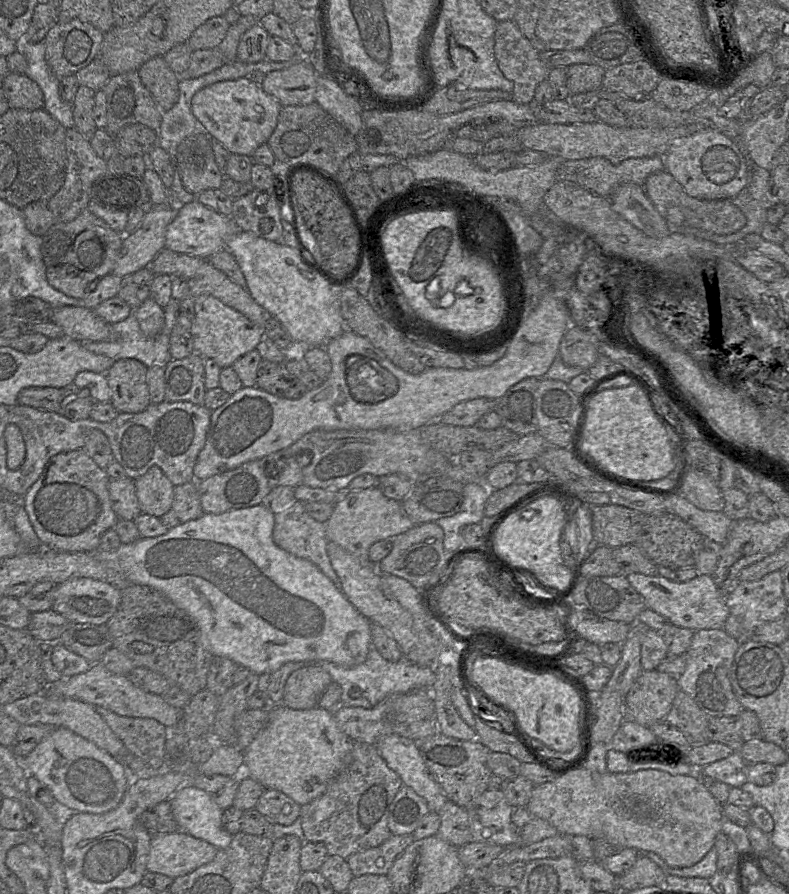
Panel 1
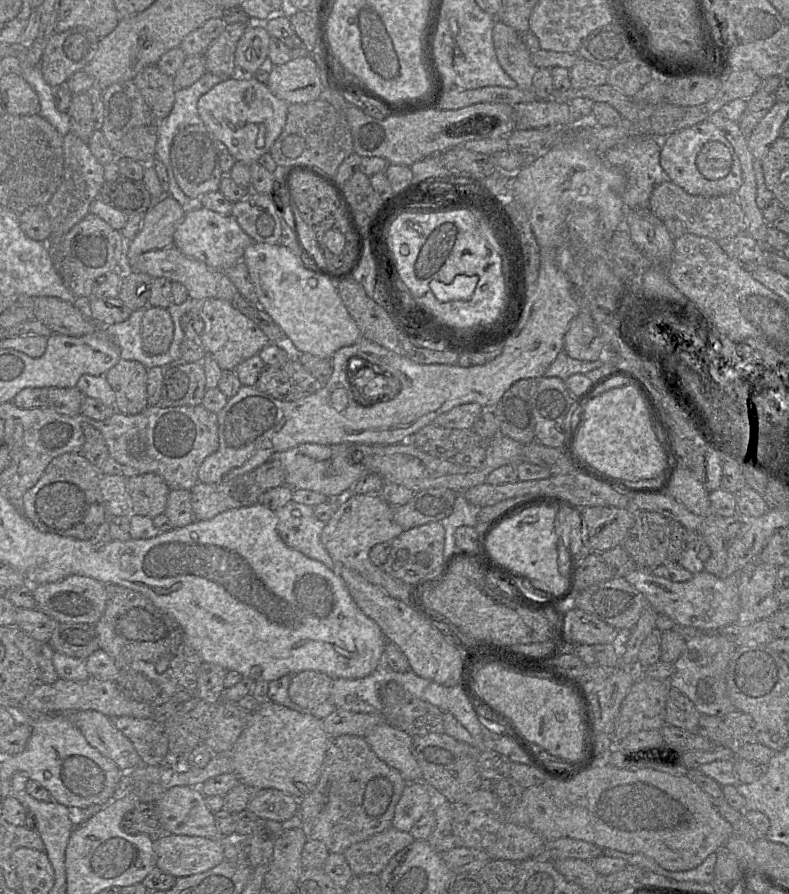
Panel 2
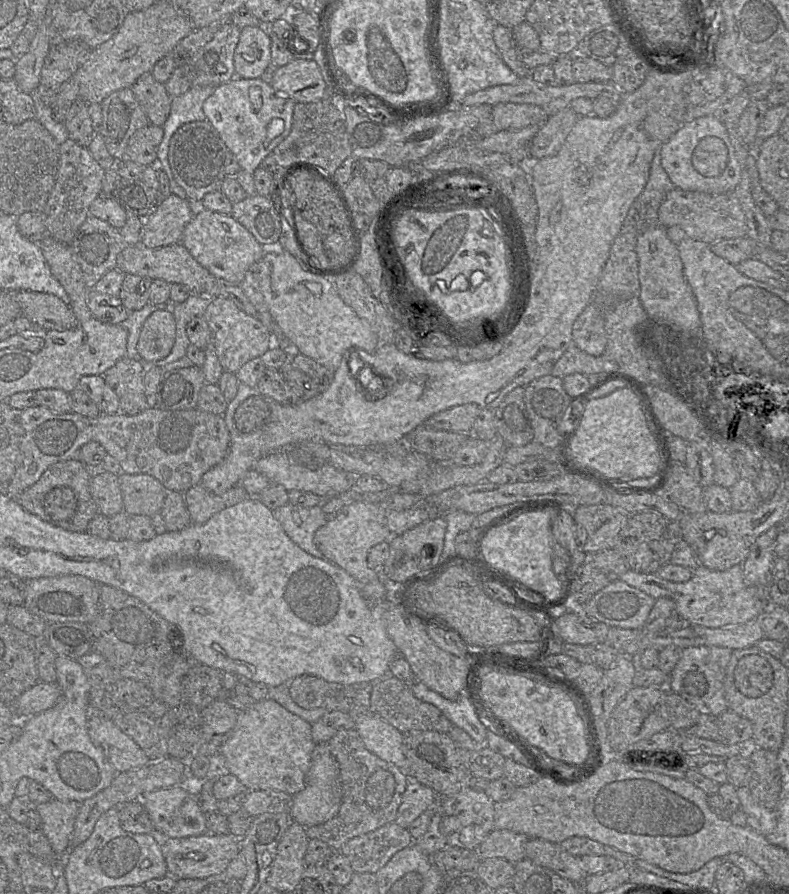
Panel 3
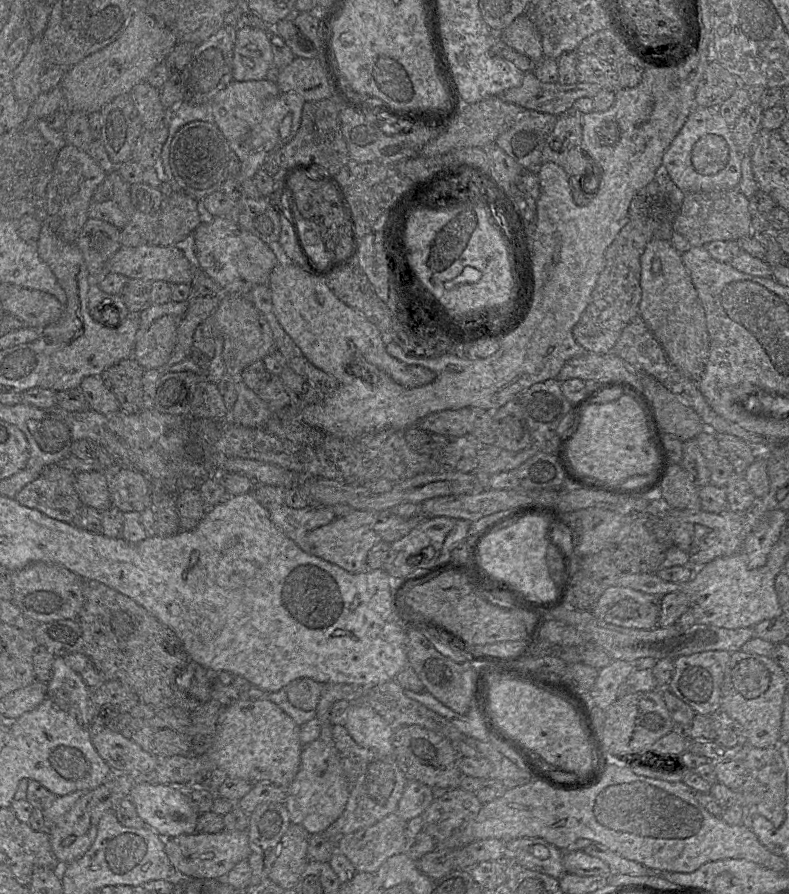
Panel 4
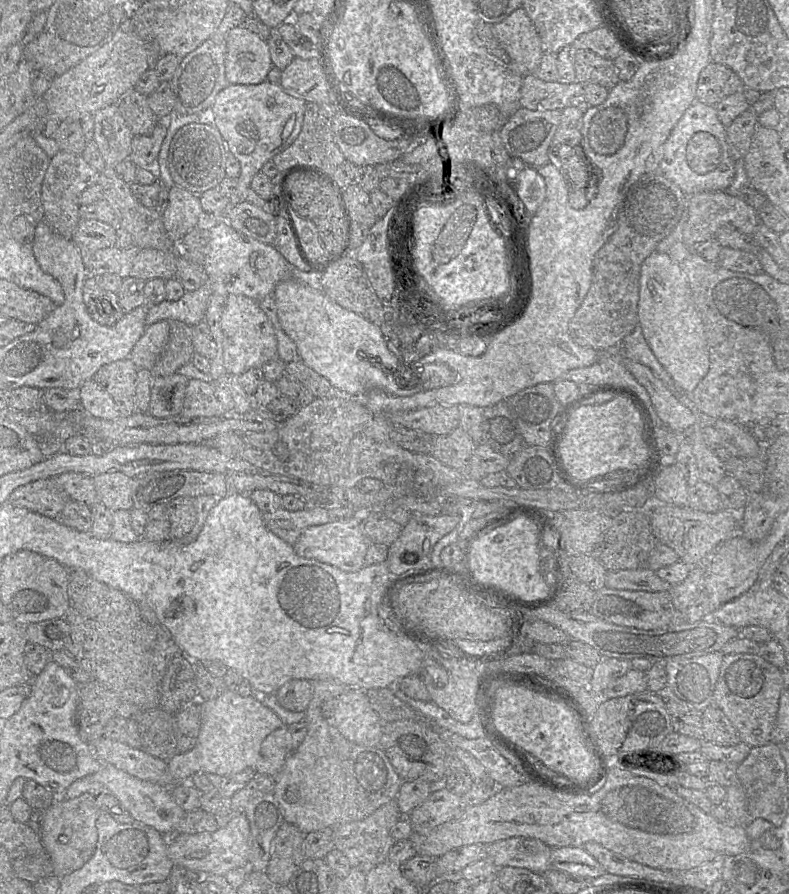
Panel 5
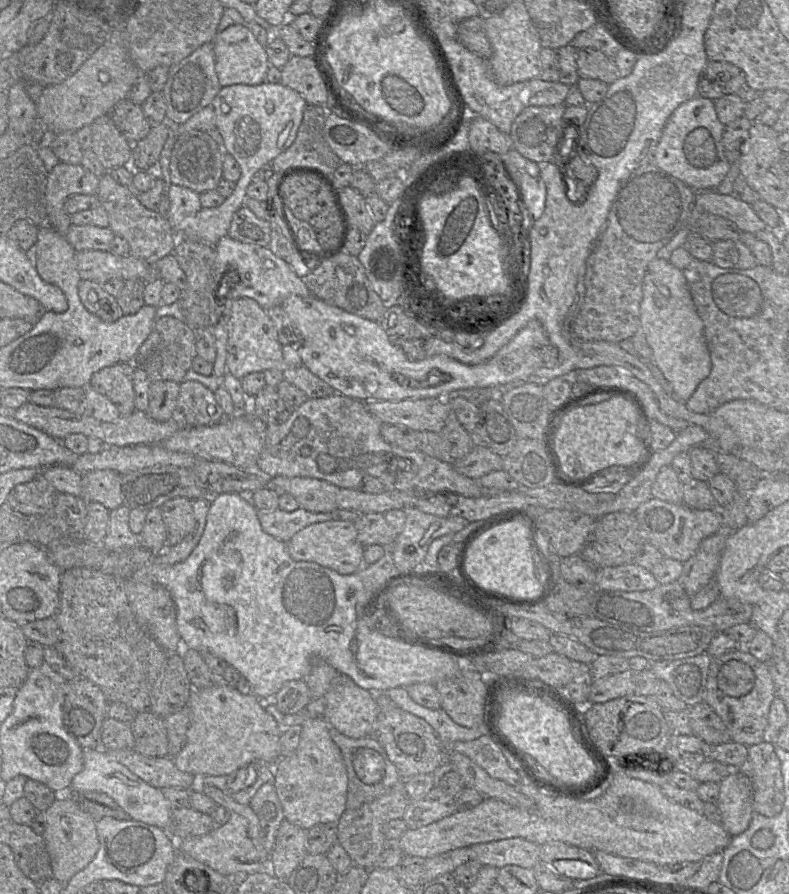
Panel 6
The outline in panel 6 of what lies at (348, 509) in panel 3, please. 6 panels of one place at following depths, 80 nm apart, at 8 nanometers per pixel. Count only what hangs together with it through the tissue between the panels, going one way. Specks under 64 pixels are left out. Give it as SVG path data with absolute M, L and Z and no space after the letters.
M329 520L306 526L286 543L286 548L295 561L314 562L343 575L363 566L364 547L357 540L356 523L352 521Z

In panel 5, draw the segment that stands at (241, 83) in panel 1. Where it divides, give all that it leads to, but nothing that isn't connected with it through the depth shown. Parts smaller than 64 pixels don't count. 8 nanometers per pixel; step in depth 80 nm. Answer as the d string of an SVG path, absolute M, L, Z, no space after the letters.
M264 81L260 84L229 84L221 90L211 106L214 125L238 160L241 168L232 203L246 201L253 177L262 166L289 147L301 131L306 101L283 89L280 84Z

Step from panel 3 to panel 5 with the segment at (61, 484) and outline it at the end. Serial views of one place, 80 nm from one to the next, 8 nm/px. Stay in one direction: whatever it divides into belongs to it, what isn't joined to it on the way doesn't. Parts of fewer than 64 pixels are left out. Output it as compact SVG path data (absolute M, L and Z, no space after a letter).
M50 477L18 487L7 503L58 519L69 500L71 498L65 488L55 477Z

